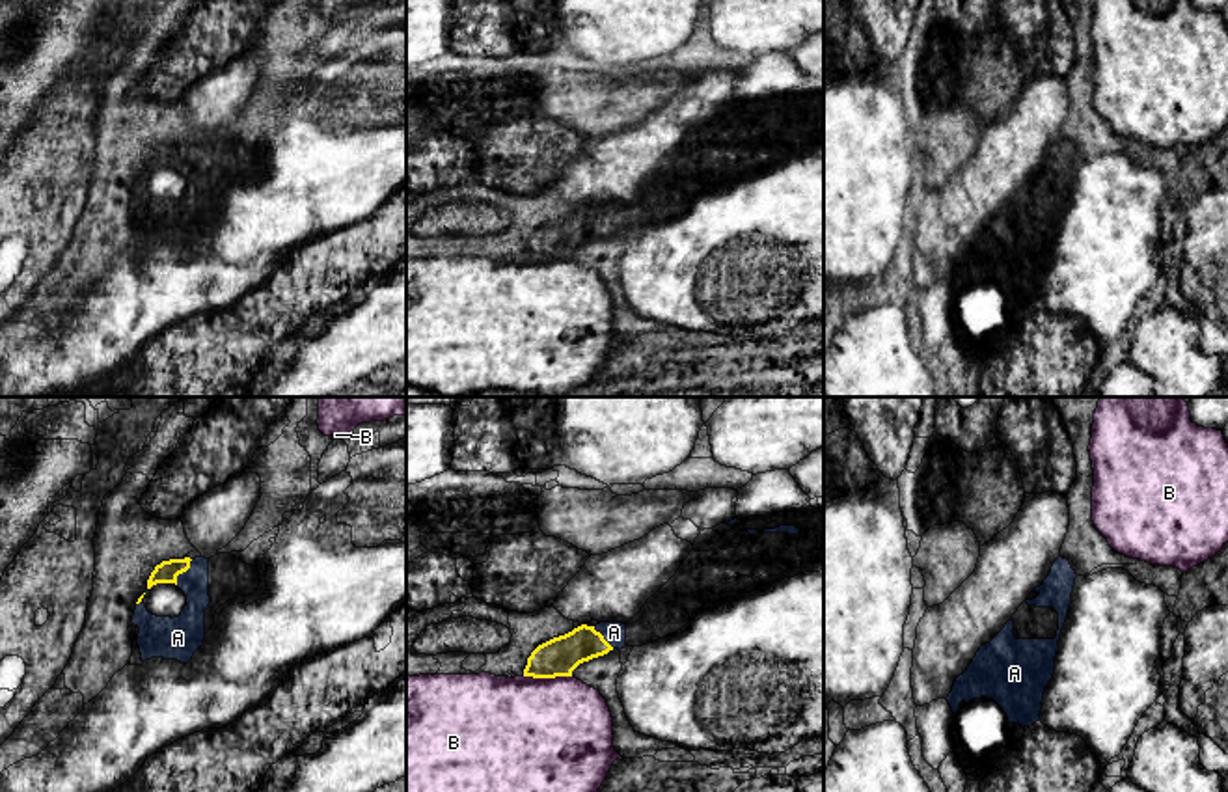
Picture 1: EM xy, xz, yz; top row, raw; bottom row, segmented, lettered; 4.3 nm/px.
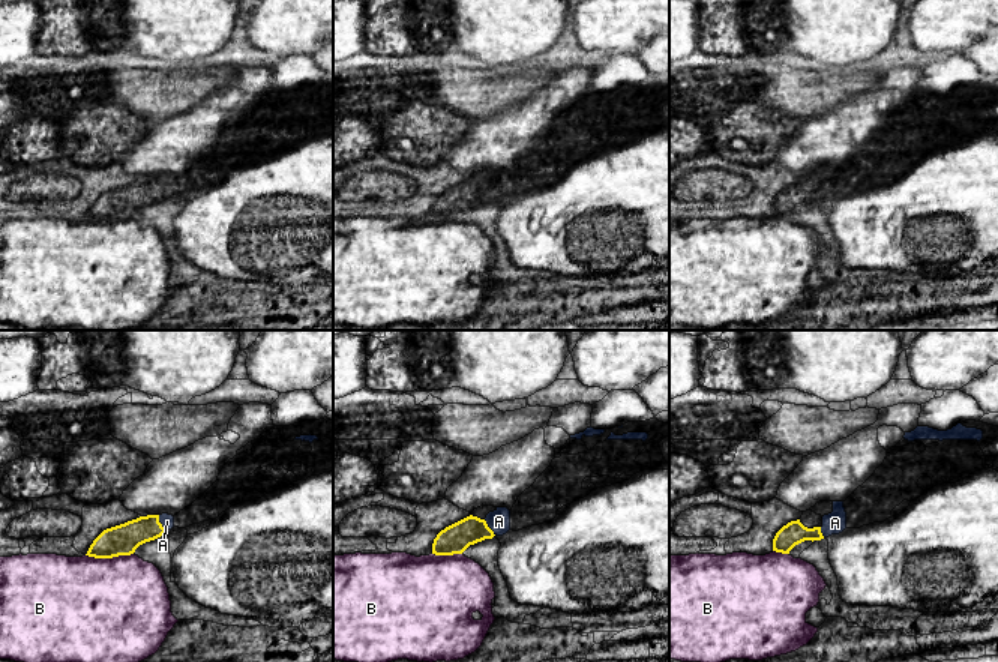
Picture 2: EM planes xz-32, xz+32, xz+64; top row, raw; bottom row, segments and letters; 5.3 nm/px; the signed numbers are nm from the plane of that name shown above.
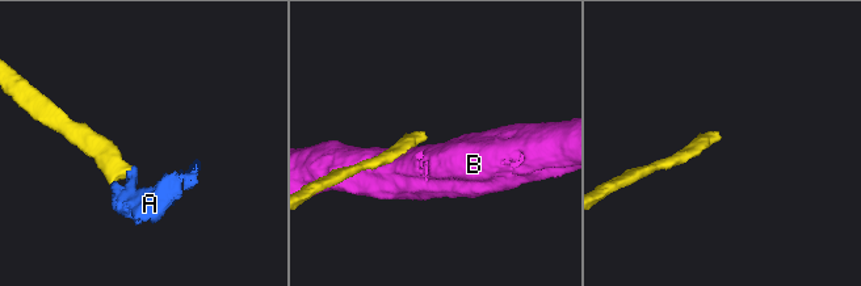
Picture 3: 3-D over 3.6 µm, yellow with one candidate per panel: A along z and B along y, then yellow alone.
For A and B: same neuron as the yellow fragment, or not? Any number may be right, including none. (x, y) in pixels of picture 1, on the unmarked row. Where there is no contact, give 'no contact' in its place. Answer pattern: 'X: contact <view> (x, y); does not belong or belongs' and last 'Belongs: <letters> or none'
A: contact xy (183, 153); belongs
B: contact xz (546, 259); does not belong
Belongs: A

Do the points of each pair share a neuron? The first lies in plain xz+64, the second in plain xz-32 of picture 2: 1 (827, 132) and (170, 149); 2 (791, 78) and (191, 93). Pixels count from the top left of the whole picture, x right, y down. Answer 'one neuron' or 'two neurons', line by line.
1: one neuron
2: one neuron

